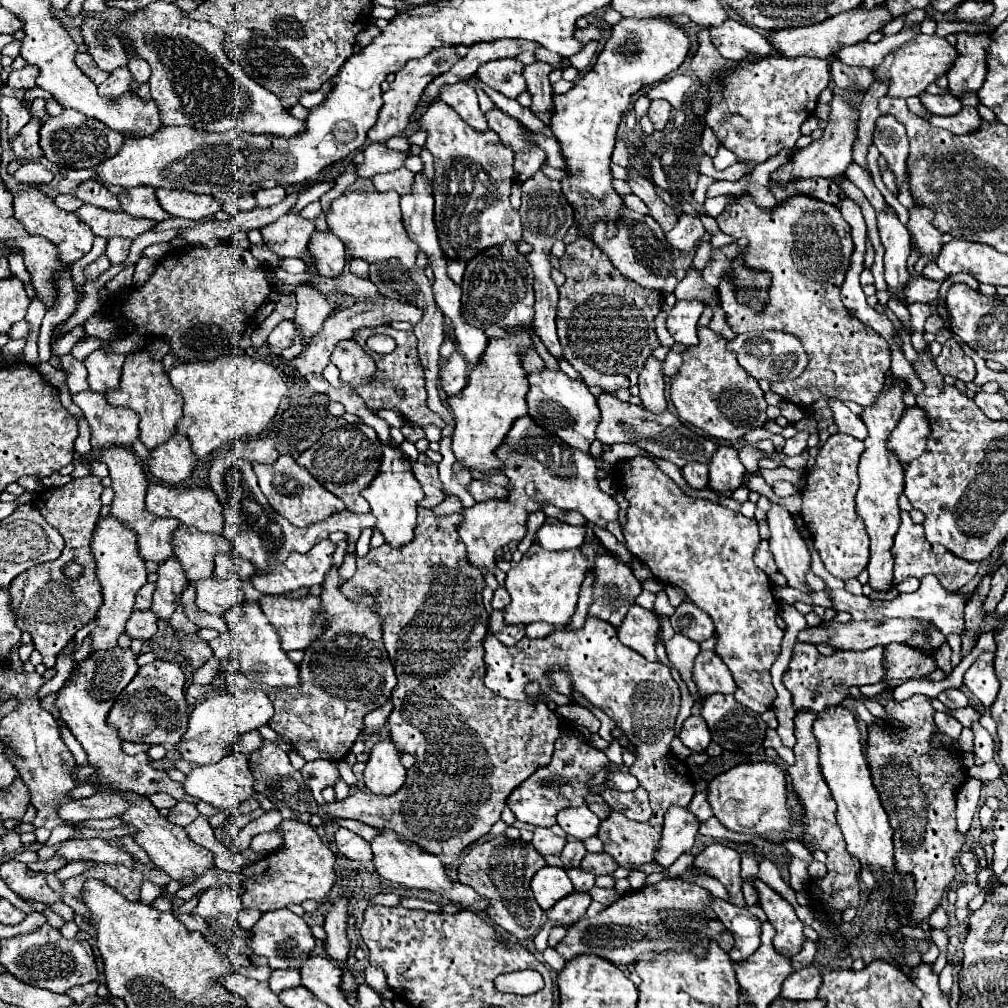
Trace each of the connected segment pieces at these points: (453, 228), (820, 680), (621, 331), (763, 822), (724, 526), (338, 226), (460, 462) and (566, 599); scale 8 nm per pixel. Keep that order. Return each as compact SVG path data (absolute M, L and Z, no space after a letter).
M434 100L418 118L418 128L428 134L424 148L434 156L434 200L440 244L448 258L470 260L480 248L502 244L506 238L522 238L520 214L510 206L510 186L514 180L514 152L500 144L496 132L474 130L444 100Z
M798 642L794 646L794 656L782 682L792 692L796 712L798 708L812 708L816 712L822 712L830 706L840 704L848 694L850 686L874 684L874 682L882 682L884 678L886 678L886 666L884 666L882 646L868 648L868 650L838 650L830 656L824 656L818 652L816 646Z
M582 236L566 246L566 252L560 258L560 272L566 276L566 282L560 286L556 326L566 360L574 366L574 370L588 386L600 386L606 392L634 386L638 382L644 360L652 354L652 350L660 346L654 332L654 316L662 310L662 294L658 290L642 288L638 282L616 272L608 256L604 256L604 252L600 252L600 248L592 244L592 240L582 240Z
M746 762L732 766L730 770L716 776L710 784L708 802L712 804L714 816L734 832L742 834L766 834L766 832L790 832L800 824L792 816L788 804L786 770L778 762Z
M642 454L628 460L620 460L616 464L616 472L620 478L620 490L630 504L626 510L626 522L622 524L626 548L632 552L634 558L638 558L652 570L654 578L662 580L662 584L682 588L690 602L702 608L712 618L718 632L718 644L714 652L720 654L720 658L734 676L734 682L738 686L734 698L758 714L766 712L776 698L776 690L770 682L770 666L780 652L784 632L776 626L776 614L780 604L772 596L770 580L752 560L754 550L760 542L758 522L718 502L684 494L650 456Z
M344 192L326 210L328 230L338 236L352 258L362 258L368 264L398 258L406 268L414 266L418 246L408 238L400 216L400 194L396 192Z
M510 328L508 338L490 338L484 352L484 364L470 372L464 392L448 400L456 420L452 440L452 452L456 456L456 464L452 468L454 474L460 474L462 468L480 474L496 474L504 468L504 462L496 456L496 450L504 444L514 420L526 416L528 412L524 400L528 382L524 380L520 354L526 346L532 346L532 340L528 332L520 330L522 328Z
M532 542L528 552L522 556L516 568L506 576L506 590L512 602L504 608L504 620L508 624L530 624L530 622L548 622L556 628L566 626L576 610L580 586L588 574L588 558L580 548L550 552L538 542Z

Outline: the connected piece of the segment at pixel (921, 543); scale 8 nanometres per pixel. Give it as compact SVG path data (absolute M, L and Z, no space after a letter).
M904 510L900 512L900 528L898 528L898 534L894 536L892 556L894 556L894 584L900 584L910 576L916 576L920 580L920 578L932 574L940 580L940 584L944 588L948 588L948 592L956 592L960 586L968 584L976 576L978 566L980 566L980 562L968 562L968 560L954 556L940 544L930 544L924 536L922 524L914 524L910 514Z

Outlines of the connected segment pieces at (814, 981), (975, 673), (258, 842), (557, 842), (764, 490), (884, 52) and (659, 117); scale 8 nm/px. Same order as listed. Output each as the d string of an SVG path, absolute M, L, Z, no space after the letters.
M808 964L802 970L788 976L788 980L782 984L782 998L788 1000L812 1000L818 996L818 990L822 986L822 972L816 964Z
M982 652L964 674L964 686L986 706L986 710L994 702L1000 686L994 676L992 660L994 660L992 652Z
M266 832L266 834L254 836L252 842L250 842L250 848L256 854L264 854L264 852L270 852L270 850L278 848L278 842L280 842L280 836L276 832Z
M536 828L534 830L534 840L532 840L532 844L534 844L534 848L540 852L540 854L556 854L556 852L560 852L562 848L564 848L564 844L566 844L566 838L562 838L562 836L556 836L550 828Z
M752 476L748 488L750 488L750 490L756 490L756 492L760 492L760 494L764 494L766 498L772 498L772 496L774 496L772 488L766 484L766 480L764 480L762 476Z
M920 24L902 28L898 34L892 36L882 36L880 42L872 44L868 40L842 48L836 56L840 56L840 60L844 60L844 64L852 64L852 66L866 66L870 70L874 70L880 60L884 60L892 50L908 44L910 40L914 40L920 34Z
M652 100L647 115L654 122L654 128L662 130L670 122L671 105L666 100Z

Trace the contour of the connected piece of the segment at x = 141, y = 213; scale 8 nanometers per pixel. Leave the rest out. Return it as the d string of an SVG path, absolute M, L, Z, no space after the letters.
M130 188L126 190L126 194L120 194L118 198L122 202L122 210L136 218L148 218L154 222L170 218L170 214L160 208L154 196L154 188Z

